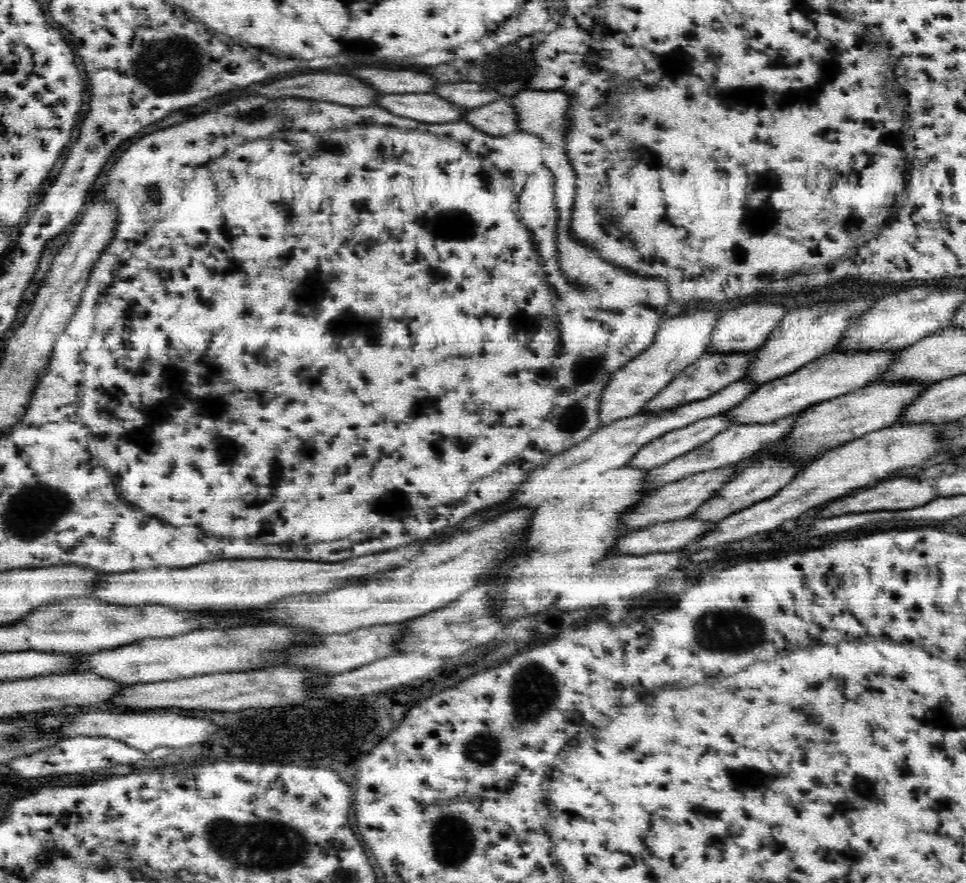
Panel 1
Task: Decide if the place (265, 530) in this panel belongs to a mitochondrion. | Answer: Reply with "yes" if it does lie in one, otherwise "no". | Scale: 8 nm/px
no

